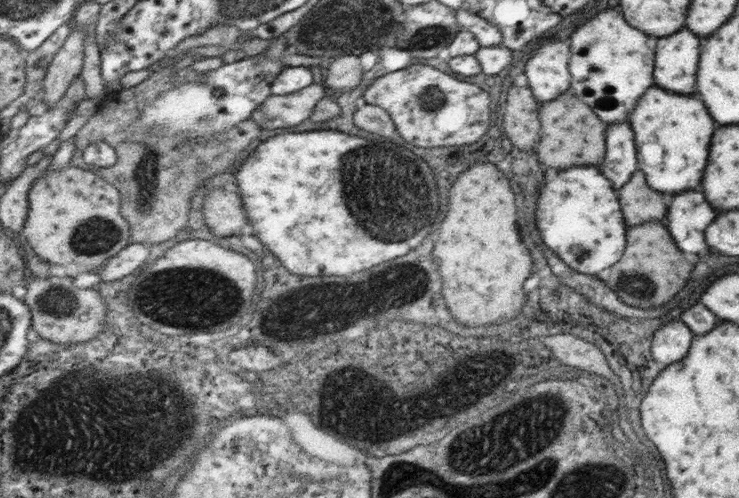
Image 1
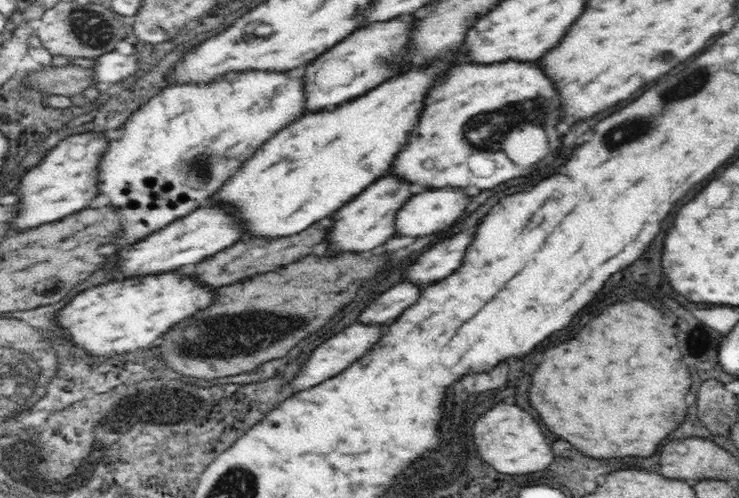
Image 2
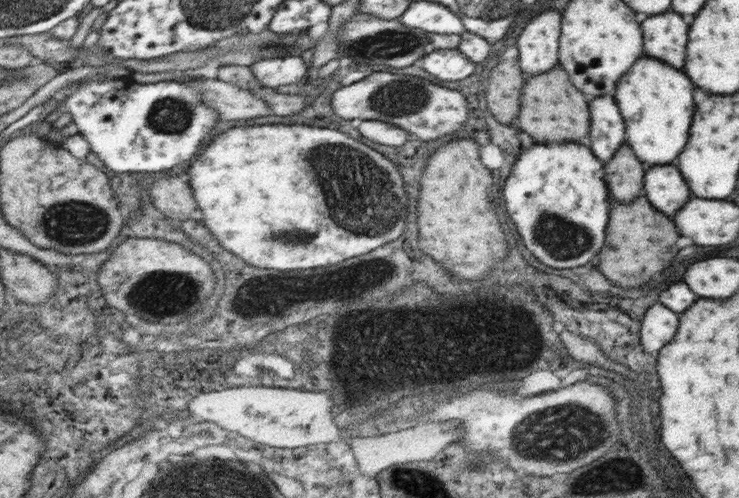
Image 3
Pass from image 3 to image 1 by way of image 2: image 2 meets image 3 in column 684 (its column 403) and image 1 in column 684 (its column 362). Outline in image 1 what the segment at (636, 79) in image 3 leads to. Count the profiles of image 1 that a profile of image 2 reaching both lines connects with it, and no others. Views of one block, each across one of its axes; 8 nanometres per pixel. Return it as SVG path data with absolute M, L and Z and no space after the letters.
M654 85L654 92L638 104L638 112L634 112L634 120L628 120L636 133L638 152L642 152L642 172L650 176L650 188L658 188L658 192L678 194L690 190L700 184L710 138L716 130L716 122L710 118L706 106L692 98L680 96Z

